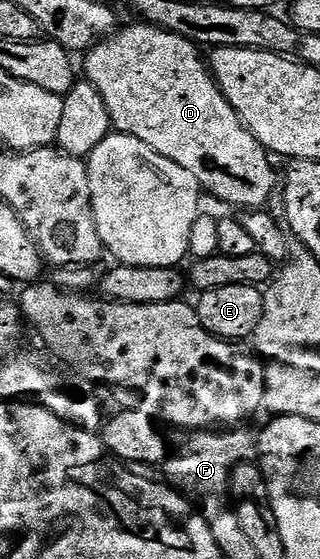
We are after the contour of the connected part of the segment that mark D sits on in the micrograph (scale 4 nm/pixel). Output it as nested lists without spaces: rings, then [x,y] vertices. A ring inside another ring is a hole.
[[[138,24],[116,29],[106,38],[86,51],[86,81],[96,86],[105,100],[105,108],[111,117],[111,125],[118,133],[128,134],[141,144],[149,144],[153,152],[161,152],[173,164],[181,164],[219,202],[227,206],[239,206],[240,211],[266,207],[271,193],[277,190],[277,174],[271,167],[272,155],[249,132],[249,128],[237,116],[235,109],[225,100],[215,75],[201,55],[200,47],[168,30],[156,26]]]

